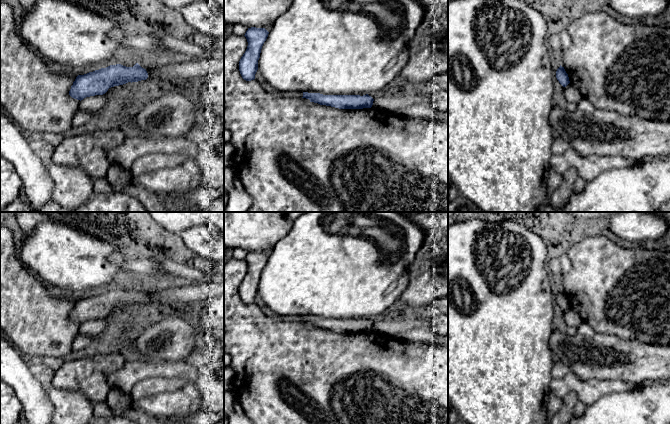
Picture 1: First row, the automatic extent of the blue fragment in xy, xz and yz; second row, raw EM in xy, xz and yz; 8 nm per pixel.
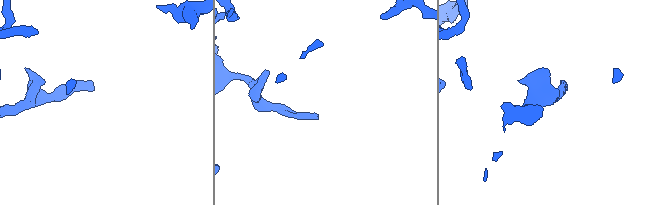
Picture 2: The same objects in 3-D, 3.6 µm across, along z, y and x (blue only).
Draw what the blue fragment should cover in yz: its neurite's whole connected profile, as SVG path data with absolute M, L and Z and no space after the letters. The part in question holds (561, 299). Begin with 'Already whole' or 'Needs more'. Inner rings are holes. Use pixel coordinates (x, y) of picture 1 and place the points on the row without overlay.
Already whole. M561 289L556 295L556 302L563 311L566 311L570 307L568 298Z

